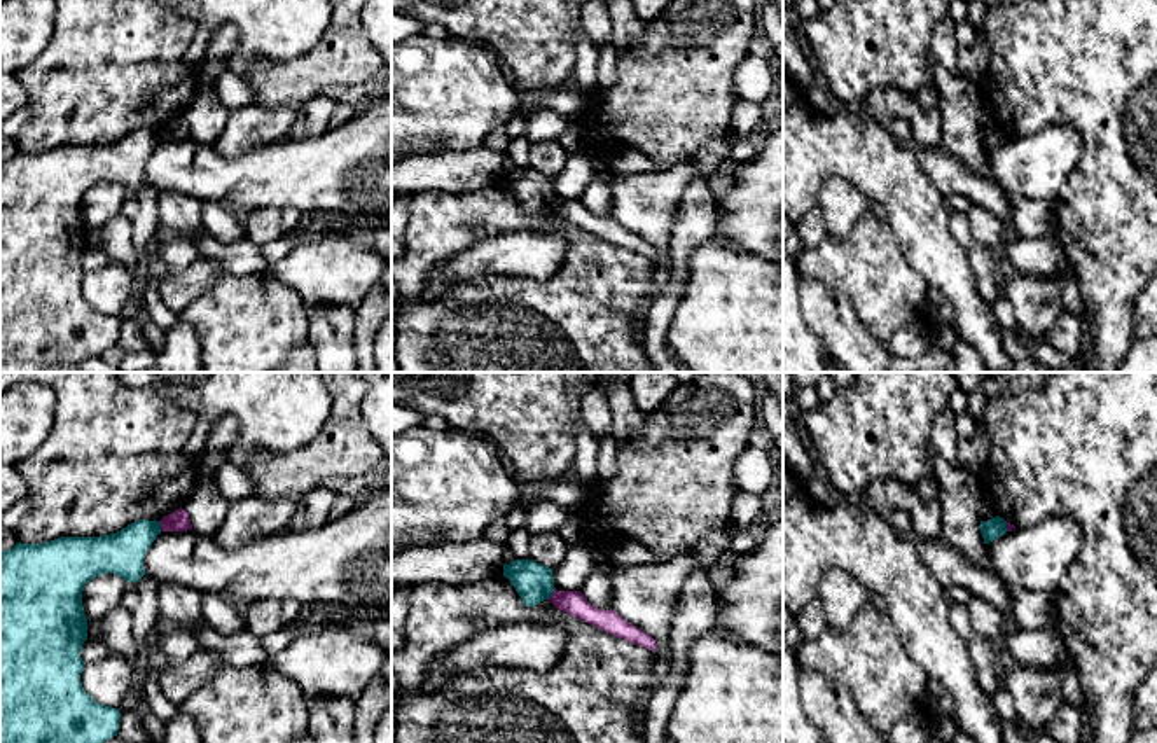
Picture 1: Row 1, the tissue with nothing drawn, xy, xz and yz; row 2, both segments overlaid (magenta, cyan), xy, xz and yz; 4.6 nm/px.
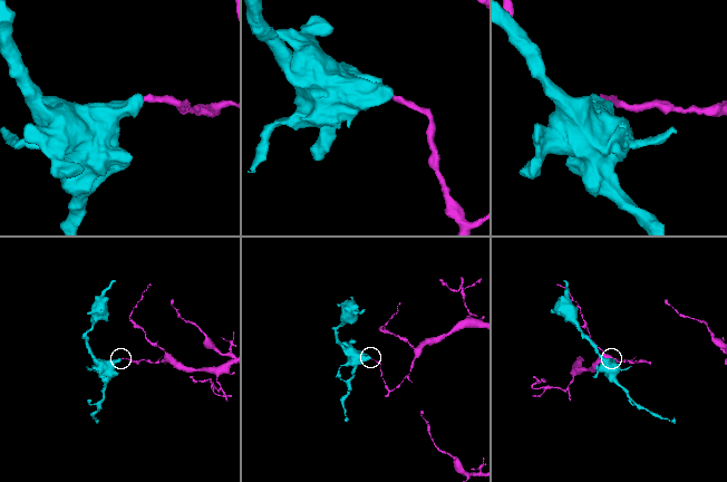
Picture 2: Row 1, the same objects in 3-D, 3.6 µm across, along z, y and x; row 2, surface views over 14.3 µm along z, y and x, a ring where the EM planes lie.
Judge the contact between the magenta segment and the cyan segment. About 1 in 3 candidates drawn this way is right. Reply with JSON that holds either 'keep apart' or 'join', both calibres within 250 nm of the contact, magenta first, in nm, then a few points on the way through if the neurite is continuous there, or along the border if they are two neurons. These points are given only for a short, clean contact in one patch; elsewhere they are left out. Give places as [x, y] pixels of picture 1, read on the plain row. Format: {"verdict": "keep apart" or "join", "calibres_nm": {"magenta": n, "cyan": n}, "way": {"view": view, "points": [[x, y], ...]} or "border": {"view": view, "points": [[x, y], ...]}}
{"verdict": "keep apart", "calibres_nm": {"magenta": 110, "cyan": 170}, "border": {"view": "xz", "points": [[554, 196], [547, 207]]}}

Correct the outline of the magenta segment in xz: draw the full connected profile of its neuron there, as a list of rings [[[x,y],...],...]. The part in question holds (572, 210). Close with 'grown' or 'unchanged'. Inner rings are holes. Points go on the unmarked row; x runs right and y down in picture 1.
[[[554,198],[552,205],[549,206],[551,212],[577,226],[582,227],[601,240],[606,240],[617,247],[624,247],[634,253],[641,253],[648,259],[655,259],[655,248],[641,240],[640,236],[633,234],[626,227],[622,227],[615,219],[601,219],[592,215],[580,199],[558,199]]]; unchanged

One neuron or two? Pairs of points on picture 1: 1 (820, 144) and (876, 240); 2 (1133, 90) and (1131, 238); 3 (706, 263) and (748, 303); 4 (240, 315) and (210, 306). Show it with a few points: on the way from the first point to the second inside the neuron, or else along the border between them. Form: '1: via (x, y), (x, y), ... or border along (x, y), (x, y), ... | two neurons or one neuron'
1: border along (872, 210), (892, 229), (897, 243) | two neurons
2: via (1133, 126), (1131, 201) | one neuron
3: via (717, 273), (738, 294) | one neuron
4: via (233, 315), (217, 313) | one neuron

